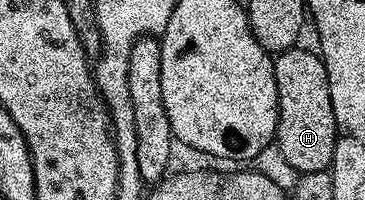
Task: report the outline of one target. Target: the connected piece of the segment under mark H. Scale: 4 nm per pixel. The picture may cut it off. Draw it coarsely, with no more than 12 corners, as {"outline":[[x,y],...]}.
{"outline":[[296,44],[273,58],[275,142],[292,171],[330,167],[325,64]]}

